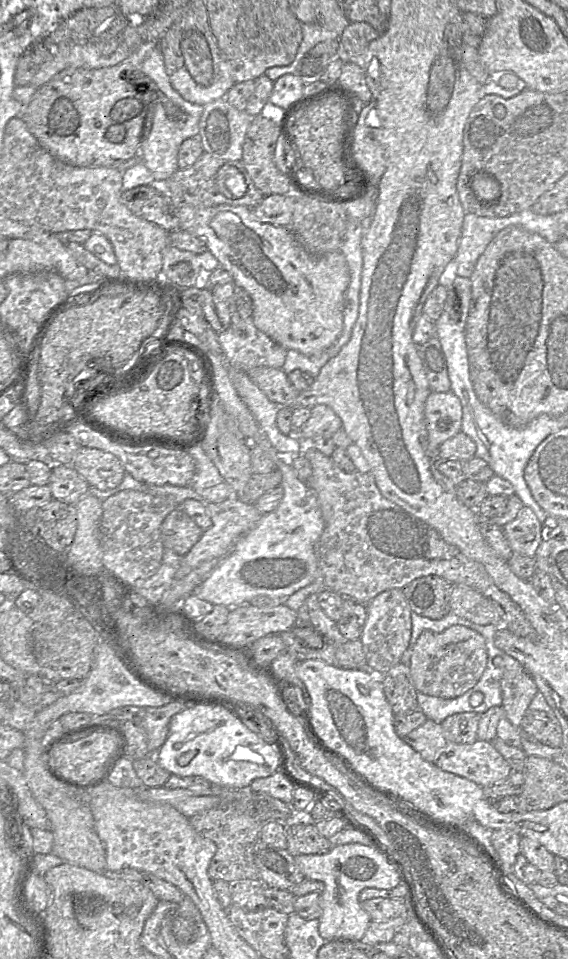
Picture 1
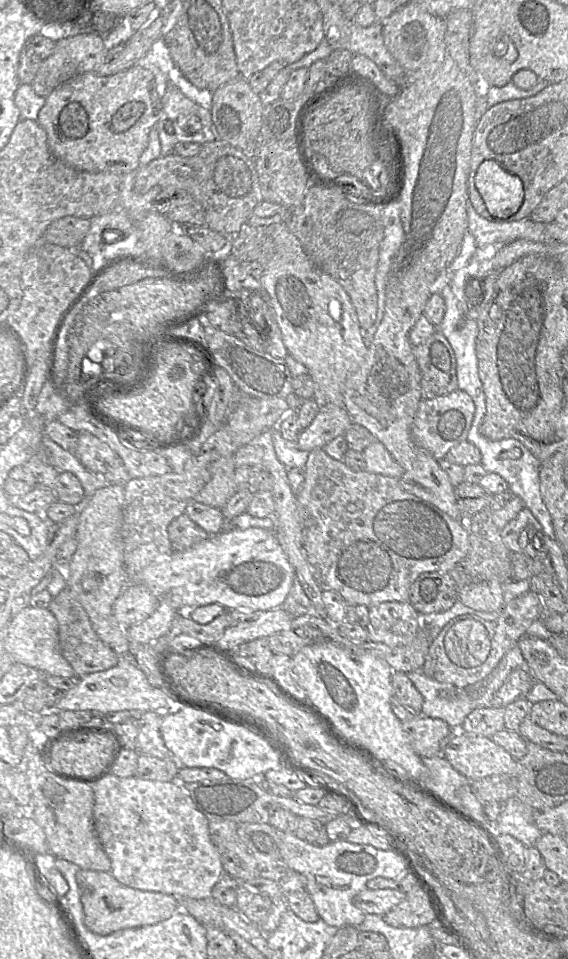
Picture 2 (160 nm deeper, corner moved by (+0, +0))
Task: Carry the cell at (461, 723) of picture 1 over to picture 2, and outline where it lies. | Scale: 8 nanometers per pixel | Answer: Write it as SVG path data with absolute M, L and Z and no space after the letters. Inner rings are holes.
M505 707L476 708L463 721L460 731L491 737L504 729Z

